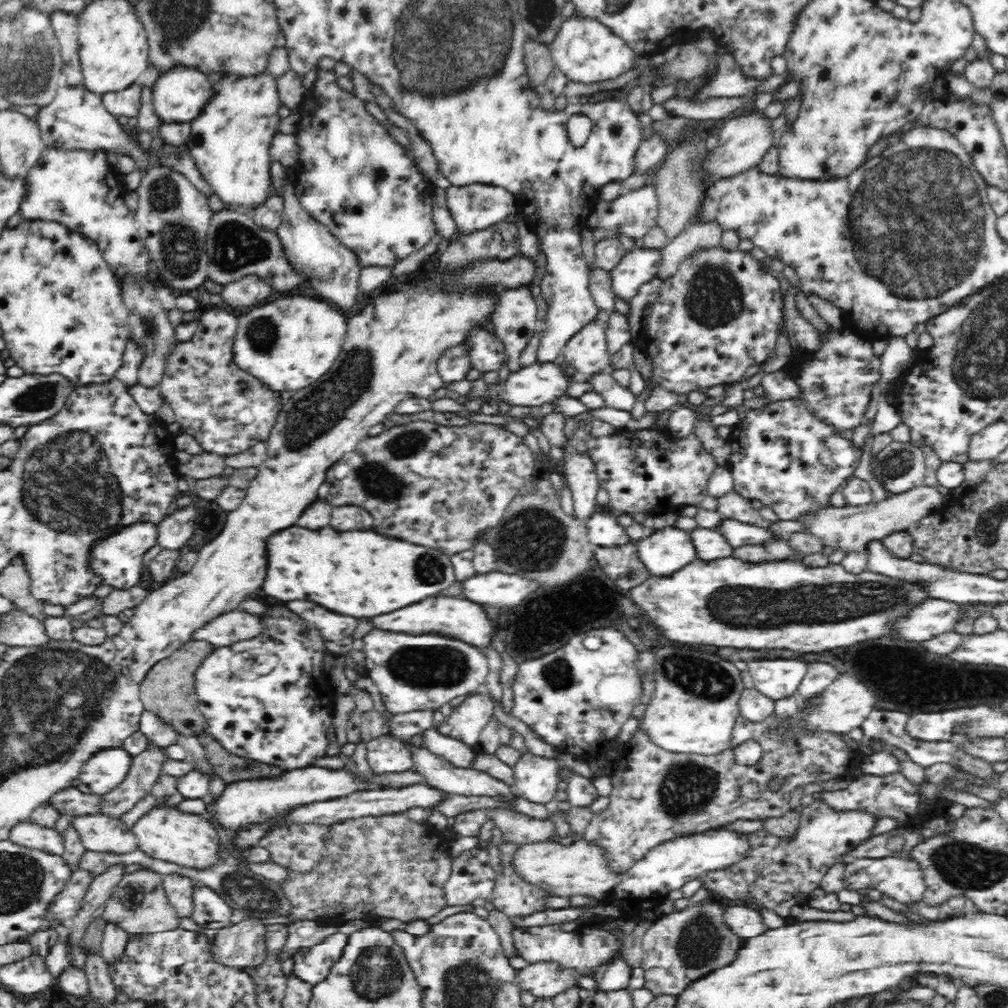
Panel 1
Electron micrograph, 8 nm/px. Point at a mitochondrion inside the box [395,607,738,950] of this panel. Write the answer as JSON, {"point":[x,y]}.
{"point":[686,788]}

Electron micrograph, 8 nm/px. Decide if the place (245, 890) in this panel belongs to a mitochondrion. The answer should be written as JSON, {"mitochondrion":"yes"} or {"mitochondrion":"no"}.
{"mitochondrion":"yes"}

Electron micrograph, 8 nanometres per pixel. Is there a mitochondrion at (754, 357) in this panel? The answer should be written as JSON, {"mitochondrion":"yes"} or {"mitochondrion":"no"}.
{"mitochondrion":"no"}

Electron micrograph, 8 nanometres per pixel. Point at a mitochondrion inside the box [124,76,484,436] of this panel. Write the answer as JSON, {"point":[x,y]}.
{"point":[181,254]}

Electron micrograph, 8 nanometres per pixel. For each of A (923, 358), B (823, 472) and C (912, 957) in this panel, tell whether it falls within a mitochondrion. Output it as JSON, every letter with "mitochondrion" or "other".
{"A":"other","B":"mitochondrion","C":"other"}

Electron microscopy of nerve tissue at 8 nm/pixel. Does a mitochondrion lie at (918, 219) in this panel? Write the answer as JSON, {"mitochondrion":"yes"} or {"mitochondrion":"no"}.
{"mitochondrion":"yes"}

